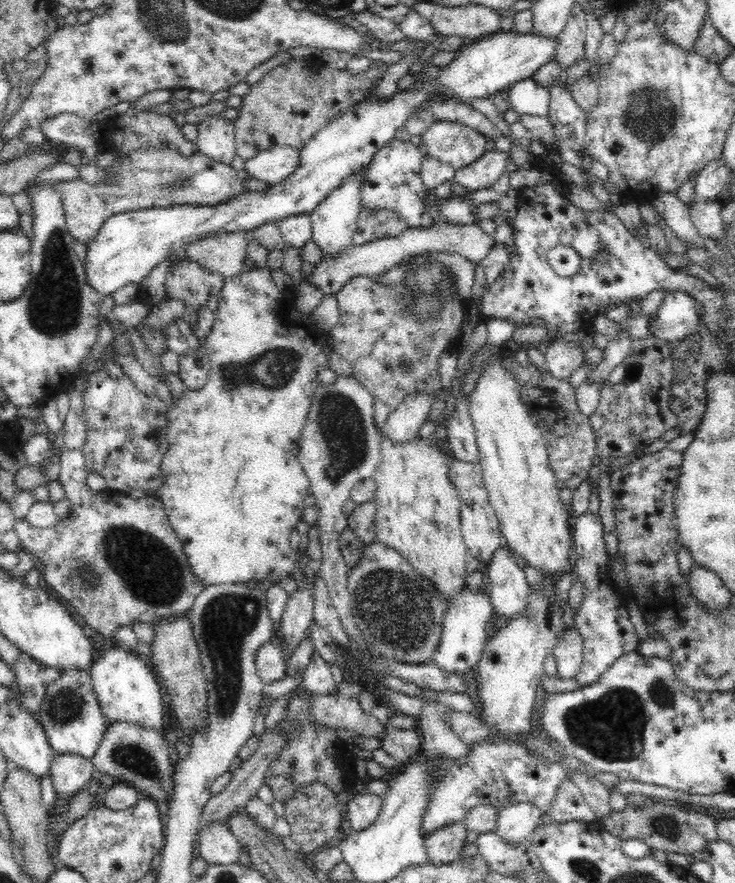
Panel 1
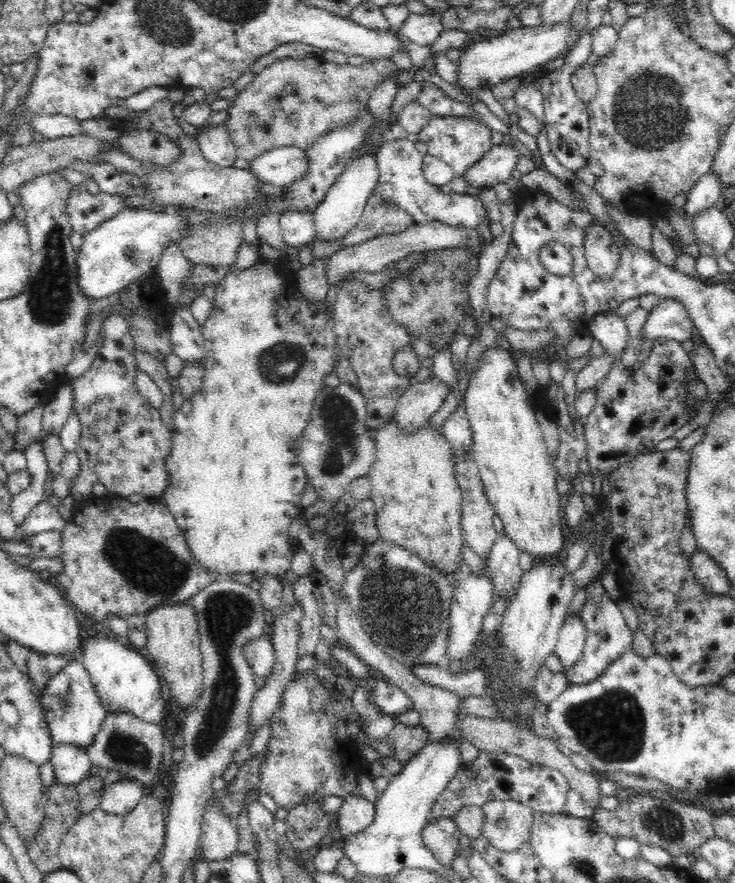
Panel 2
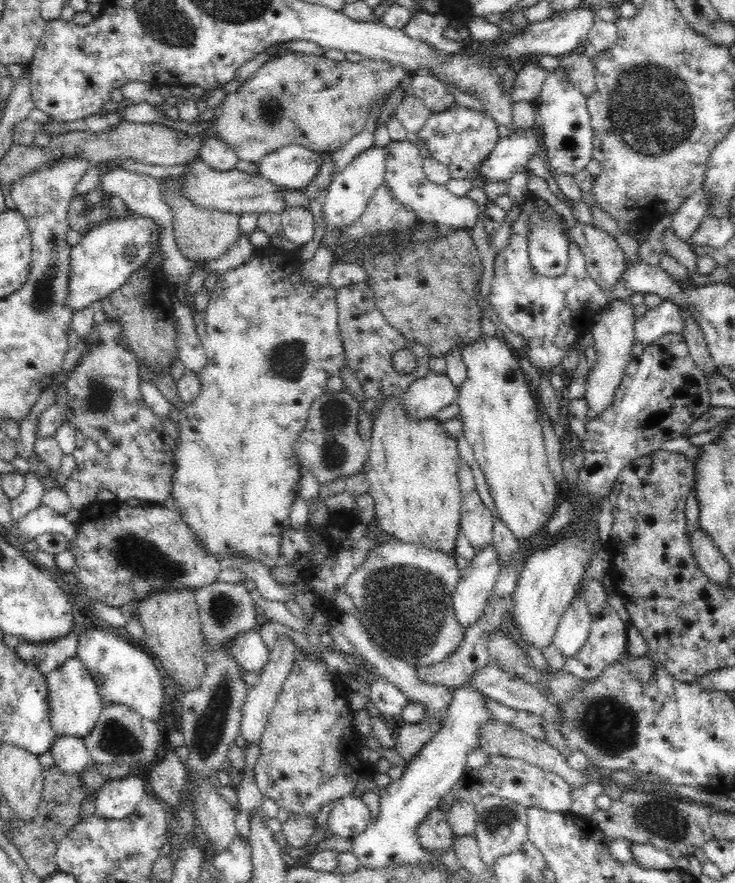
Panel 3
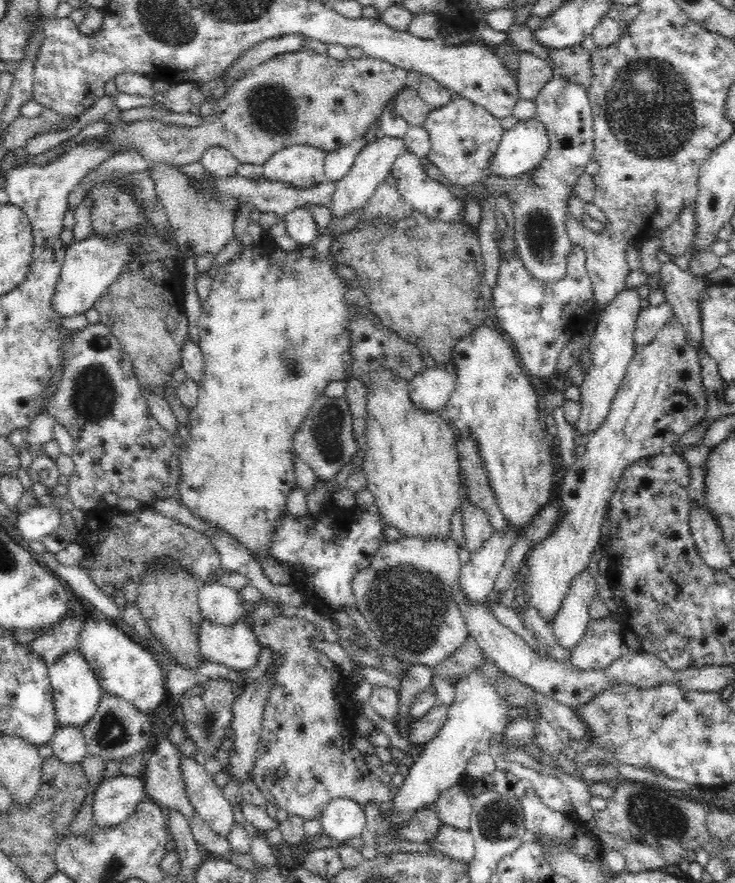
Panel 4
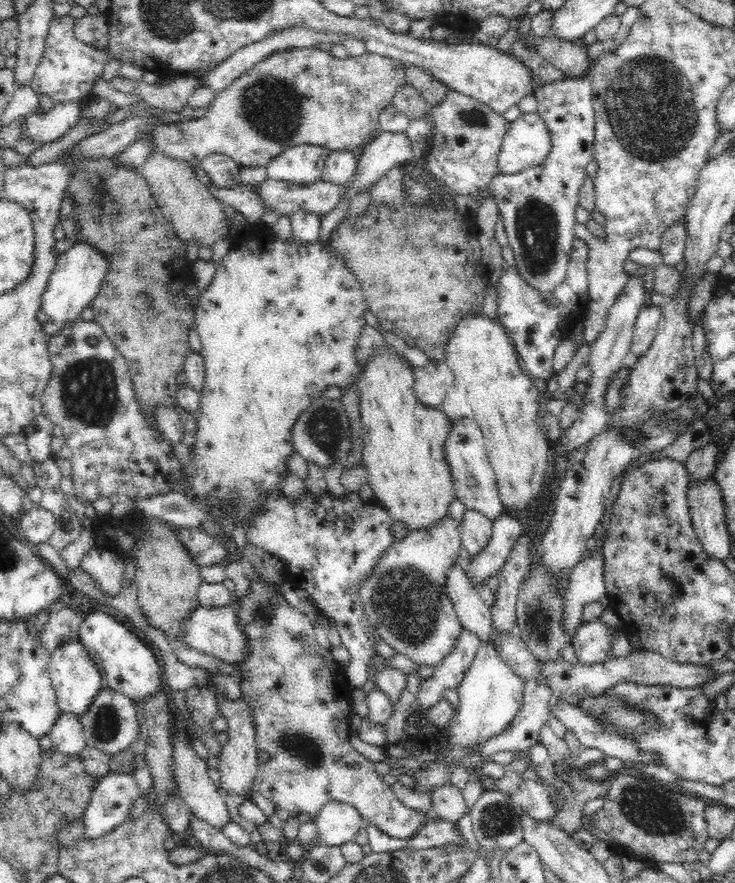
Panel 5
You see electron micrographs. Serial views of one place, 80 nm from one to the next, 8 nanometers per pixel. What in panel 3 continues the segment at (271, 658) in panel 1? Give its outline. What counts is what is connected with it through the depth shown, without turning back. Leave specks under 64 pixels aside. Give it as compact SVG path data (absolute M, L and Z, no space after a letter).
M259 630L239 632L235 639L229 640L229 654L249 673L261 672L270 660Z

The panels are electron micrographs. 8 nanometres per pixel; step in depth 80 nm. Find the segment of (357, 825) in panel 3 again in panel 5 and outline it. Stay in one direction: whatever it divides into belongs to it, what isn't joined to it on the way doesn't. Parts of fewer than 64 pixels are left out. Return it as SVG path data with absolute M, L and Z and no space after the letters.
M331 801L320 810L315 824L315 843L340 847L345 842L352 841L365 822L354 807Z

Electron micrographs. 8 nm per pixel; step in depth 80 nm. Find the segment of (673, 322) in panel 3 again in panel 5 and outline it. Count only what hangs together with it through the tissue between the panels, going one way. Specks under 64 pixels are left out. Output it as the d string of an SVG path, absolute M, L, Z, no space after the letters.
M651 304L640 309L637 320L634 322L632 340L629 346L630 354L634 358L640 358L650 348L656 336L661 316L662 310L659 306Z

